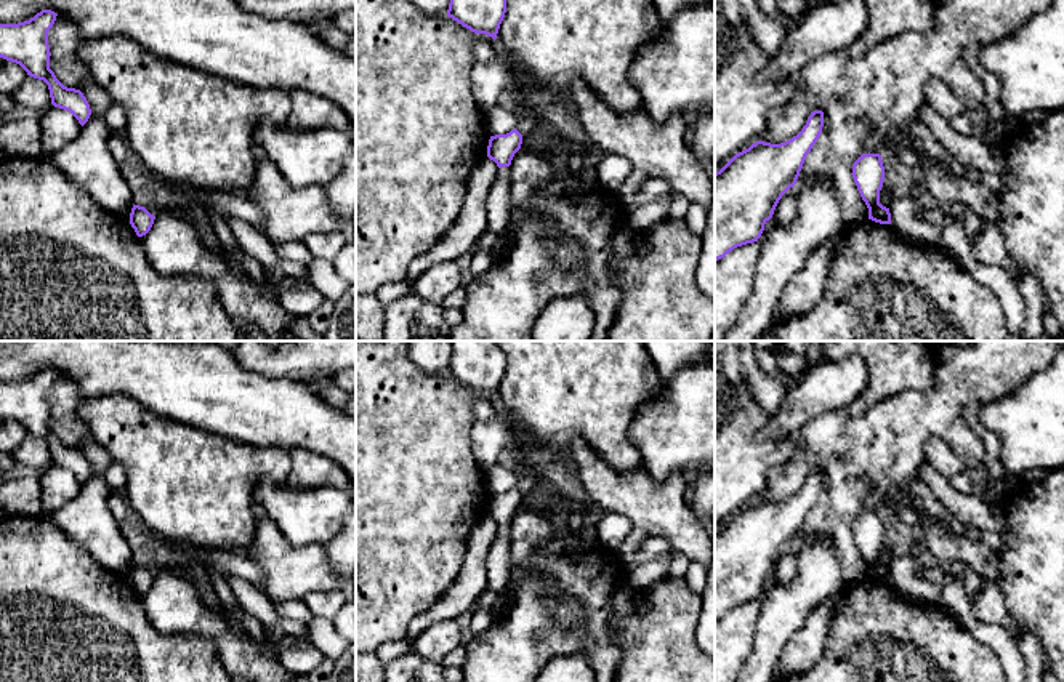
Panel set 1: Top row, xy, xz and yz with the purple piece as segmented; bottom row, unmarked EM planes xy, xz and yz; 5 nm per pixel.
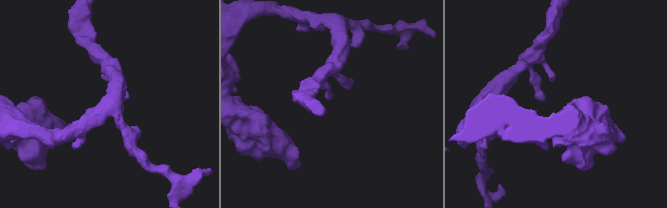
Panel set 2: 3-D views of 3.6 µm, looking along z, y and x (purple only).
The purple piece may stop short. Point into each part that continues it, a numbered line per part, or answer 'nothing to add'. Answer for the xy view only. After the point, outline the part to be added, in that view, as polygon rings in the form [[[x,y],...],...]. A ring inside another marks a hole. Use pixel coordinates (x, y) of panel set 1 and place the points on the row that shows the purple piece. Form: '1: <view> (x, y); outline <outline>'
nothing to add

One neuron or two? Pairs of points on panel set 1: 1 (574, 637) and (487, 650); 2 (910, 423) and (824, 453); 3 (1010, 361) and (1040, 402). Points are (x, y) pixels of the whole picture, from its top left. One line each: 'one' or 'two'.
1: one
2: one
3: two

